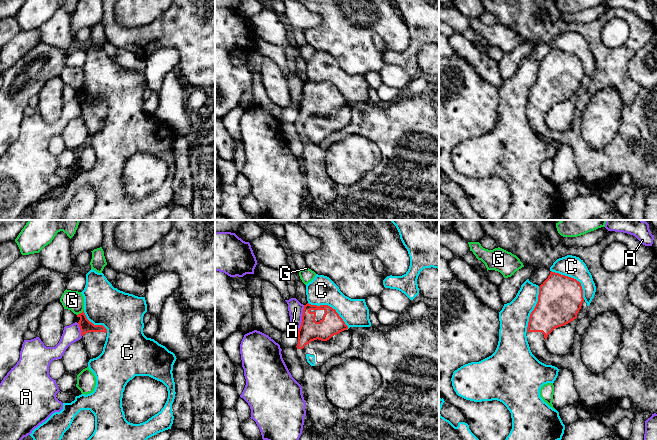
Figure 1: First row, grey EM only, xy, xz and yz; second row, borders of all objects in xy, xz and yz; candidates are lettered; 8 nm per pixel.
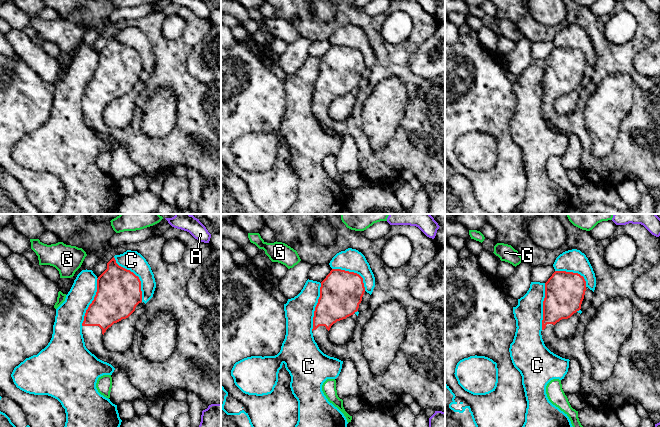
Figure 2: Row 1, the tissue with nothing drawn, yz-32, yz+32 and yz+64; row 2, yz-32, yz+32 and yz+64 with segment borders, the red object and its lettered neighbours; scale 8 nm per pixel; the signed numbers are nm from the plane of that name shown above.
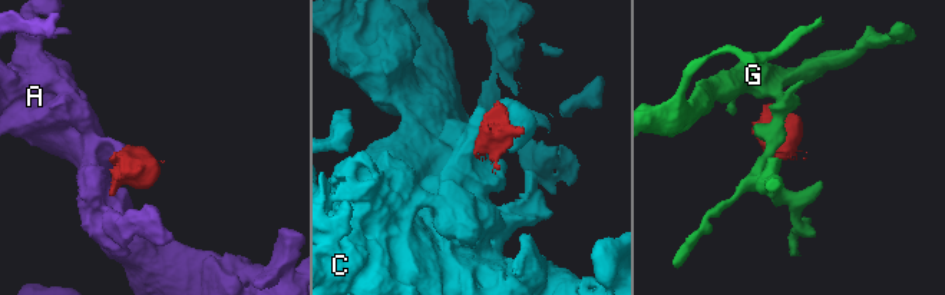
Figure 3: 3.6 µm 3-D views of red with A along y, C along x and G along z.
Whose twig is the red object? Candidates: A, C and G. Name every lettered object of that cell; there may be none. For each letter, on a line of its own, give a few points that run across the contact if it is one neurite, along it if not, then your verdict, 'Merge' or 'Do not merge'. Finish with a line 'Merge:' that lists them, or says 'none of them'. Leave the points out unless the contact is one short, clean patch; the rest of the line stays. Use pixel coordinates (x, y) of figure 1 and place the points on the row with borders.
A: Line: xz (304, 305), (301, 325), (298, 330). Do not merge
C: Do not merge
G: Line: xy (83, 309), (77, 315). Do not merge
Merge: none of them

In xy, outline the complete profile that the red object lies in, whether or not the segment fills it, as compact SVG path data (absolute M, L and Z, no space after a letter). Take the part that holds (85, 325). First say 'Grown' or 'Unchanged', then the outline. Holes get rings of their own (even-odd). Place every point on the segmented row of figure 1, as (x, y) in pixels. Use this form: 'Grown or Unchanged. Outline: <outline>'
Grown. Outline: M84 310L78 314L78 324L81 330L82 341L87 351L89 360L98 357L102 351L107 337L107 329L103 325L94 325L90 322Z

